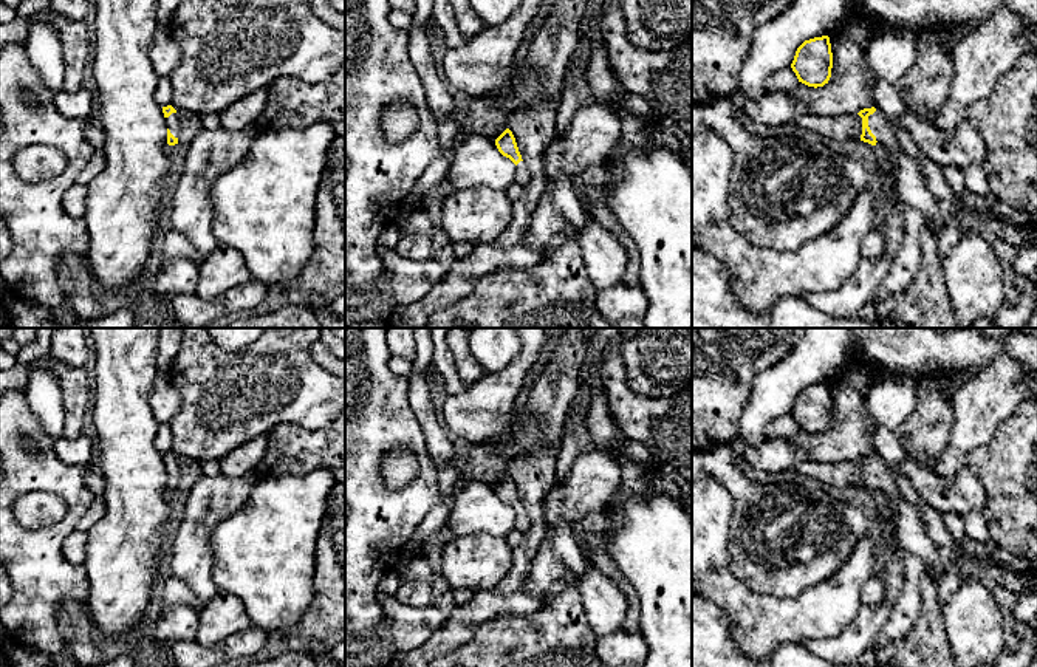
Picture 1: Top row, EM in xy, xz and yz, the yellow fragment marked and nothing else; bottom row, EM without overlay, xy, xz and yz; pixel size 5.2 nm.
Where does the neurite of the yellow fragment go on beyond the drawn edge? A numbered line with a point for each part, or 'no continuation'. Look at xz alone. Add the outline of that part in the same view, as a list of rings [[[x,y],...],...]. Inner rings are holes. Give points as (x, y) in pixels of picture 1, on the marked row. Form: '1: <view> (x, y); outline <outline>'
1: xz (522, 172); outline [[[520,161],[517,166],[515,166],[515,181],[520,184],[520,186],[526,186],[531,180],[531,173],[529,173],[529,169],[528,166]]]

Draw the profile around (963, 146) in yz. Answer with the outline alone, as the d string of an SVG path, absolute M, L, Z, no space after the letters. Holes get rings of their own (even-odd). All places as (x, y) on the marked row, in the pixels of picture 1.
M905 111L899 124L919 149L939 166L964 170L986 158L986 144L967 119L963 119L952 132L941 132L930 122L922 122L913 113Z

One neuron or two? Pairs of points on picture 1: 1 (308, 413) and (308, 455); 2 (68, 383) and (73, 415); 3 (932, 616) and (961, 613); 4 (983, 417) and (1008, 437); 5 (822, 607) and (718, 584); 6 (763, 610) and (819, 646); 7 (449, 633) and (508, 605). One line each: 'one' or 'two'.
1: two
2: one
3: two
4: two
5: one
6: two
7: one

